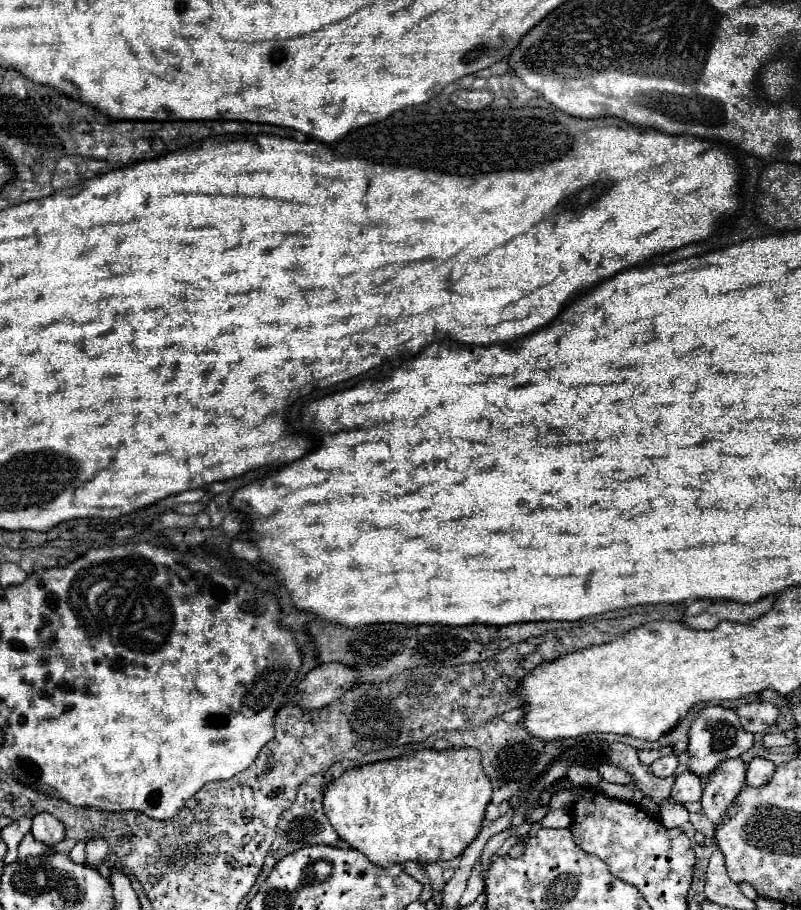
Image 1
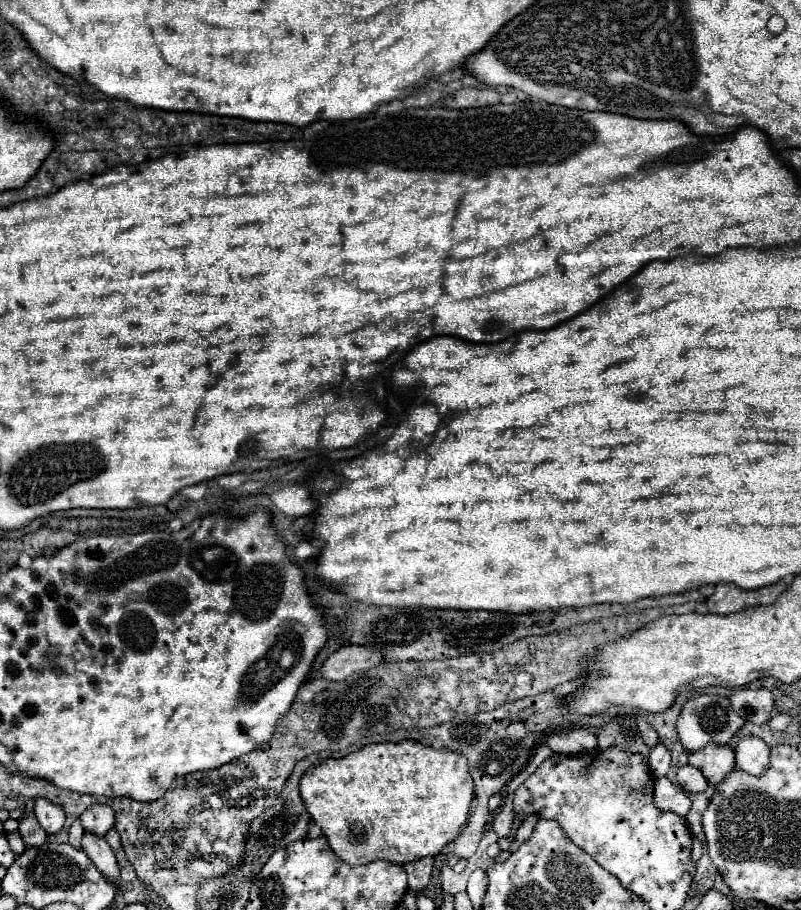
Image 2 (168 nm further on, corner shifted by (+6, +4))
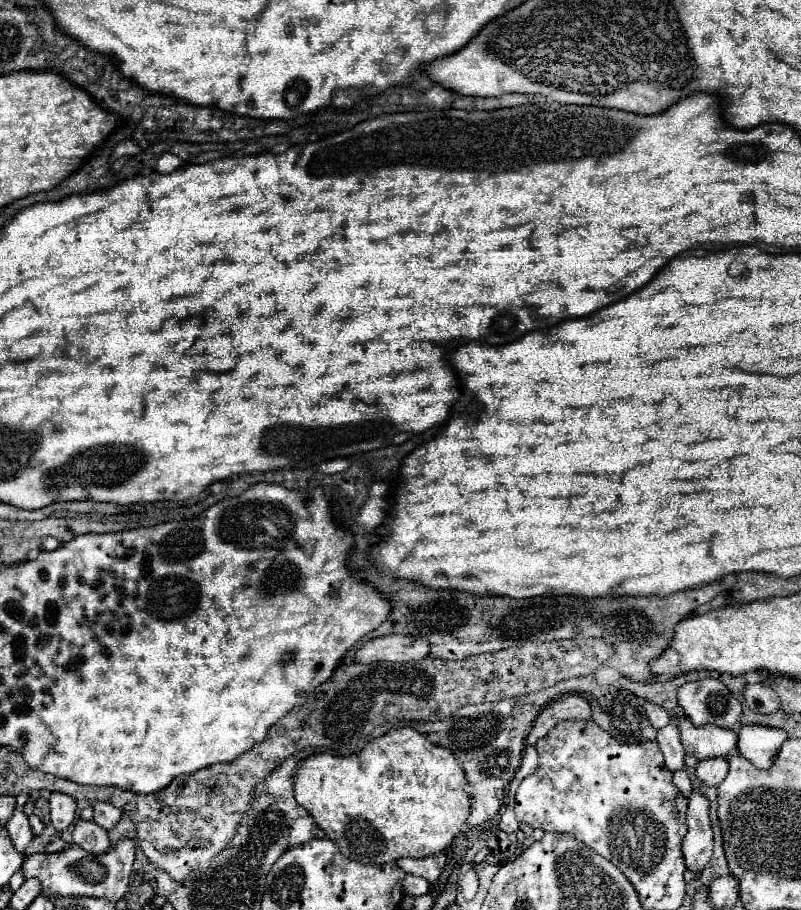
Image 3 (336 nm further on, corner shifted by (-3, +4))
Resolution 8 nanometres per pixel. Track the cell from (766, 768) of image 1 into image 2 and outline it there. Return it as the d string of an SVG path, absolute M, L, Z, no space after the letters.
M742 737L740 743L734 749L736 753L736 765L750 773L750 775L762 775L768 771L770 765L770 747L760 737Z

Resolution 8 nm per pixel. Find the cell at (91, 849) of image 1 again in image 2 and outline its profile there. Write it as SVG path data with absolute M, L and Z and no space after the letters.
M94 805L86 809L82 815L82 827L94 835L104 837L110 827L114 827L114 811L108 805Z

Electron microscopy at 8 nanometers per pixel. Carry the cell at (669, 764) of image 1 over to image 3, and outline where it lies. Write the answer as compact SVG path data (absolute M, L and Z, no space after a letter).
M669 723L667 727L663 727L663 729L657 731L657 743L659 743L659 749L661 749L663 757L665 757L665 767L671 773L683 769L685 751L683 751L679 729L677 729L675 723Z

